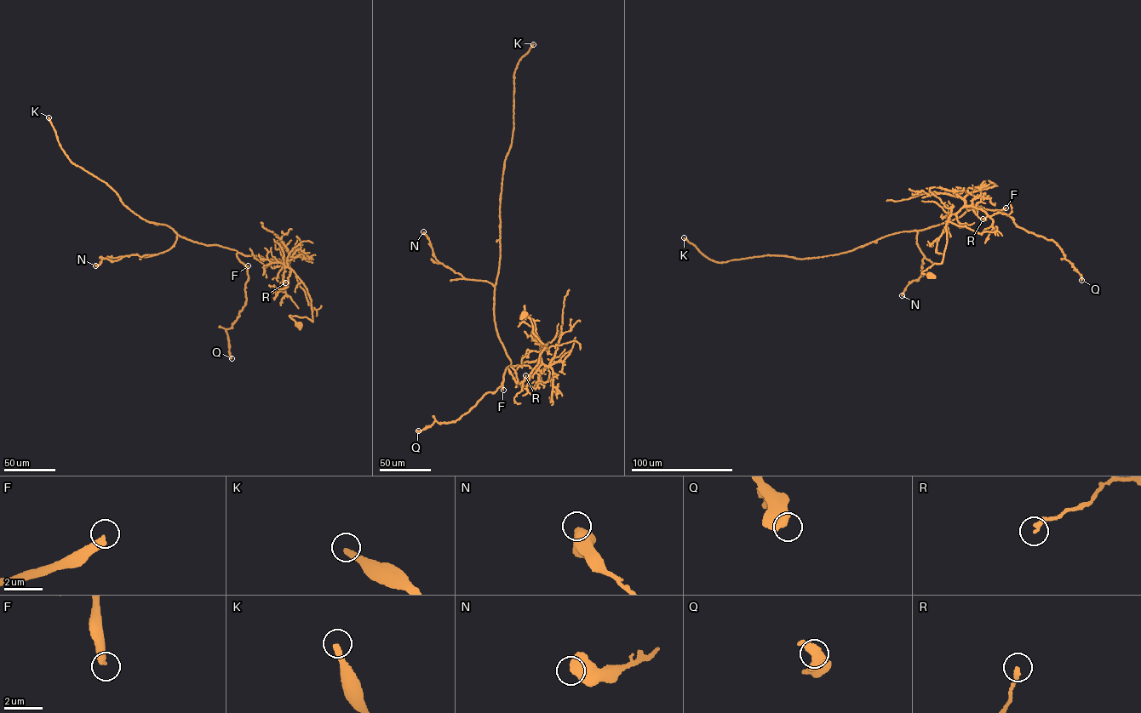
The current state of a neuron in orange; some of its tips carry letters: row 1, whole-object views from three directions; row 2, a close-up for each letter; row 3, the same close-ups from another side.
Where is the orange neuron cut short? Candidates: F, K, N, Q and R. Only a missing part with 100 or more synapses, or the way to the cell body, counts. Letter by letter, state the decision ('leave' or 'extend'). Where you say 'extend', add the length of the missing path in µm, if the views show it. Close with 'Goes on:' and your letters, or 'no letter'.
F: extend; about 300 µm are missing
K: extend; about 190 µm are missing
N: leave
Q: leave
R: leave
Goes on: F, K

